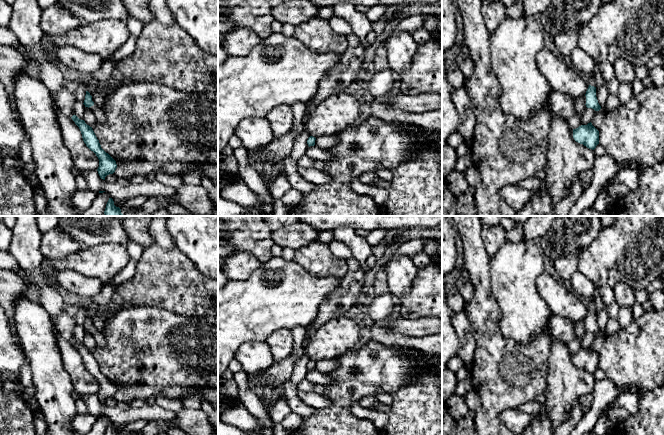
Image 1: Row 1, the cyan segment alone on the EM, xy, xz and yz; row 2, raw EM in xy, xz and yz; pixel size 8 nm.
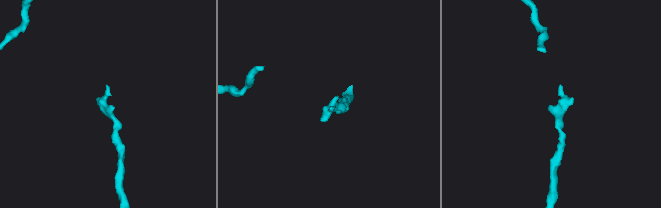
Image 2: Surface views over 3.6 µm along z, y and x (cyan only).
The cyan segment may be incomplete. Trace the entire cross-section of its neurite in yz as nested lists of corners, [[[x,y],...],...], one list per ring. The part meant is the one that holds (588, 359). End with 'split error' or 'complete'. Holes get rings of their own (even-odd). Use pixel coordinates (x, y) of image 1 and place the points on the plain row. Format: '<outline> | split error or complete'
[[[590,346],[573,353],[573,362],[576,366],[594,374],[599,368],[599,355]]] | complete

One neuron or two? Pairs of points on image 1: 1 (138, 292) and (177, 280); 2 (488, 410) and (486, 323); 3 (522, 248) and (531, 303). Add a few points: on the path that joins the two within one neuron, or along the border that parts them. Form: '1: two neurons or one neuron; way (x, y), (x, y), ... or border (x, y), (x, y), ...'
1: one neuron; way (148, 286), (160, 280), (167, 280)
2: one neuron; way (489, 388), (489, 345)
3: one neuron; way (522, 262), (522, 289)

